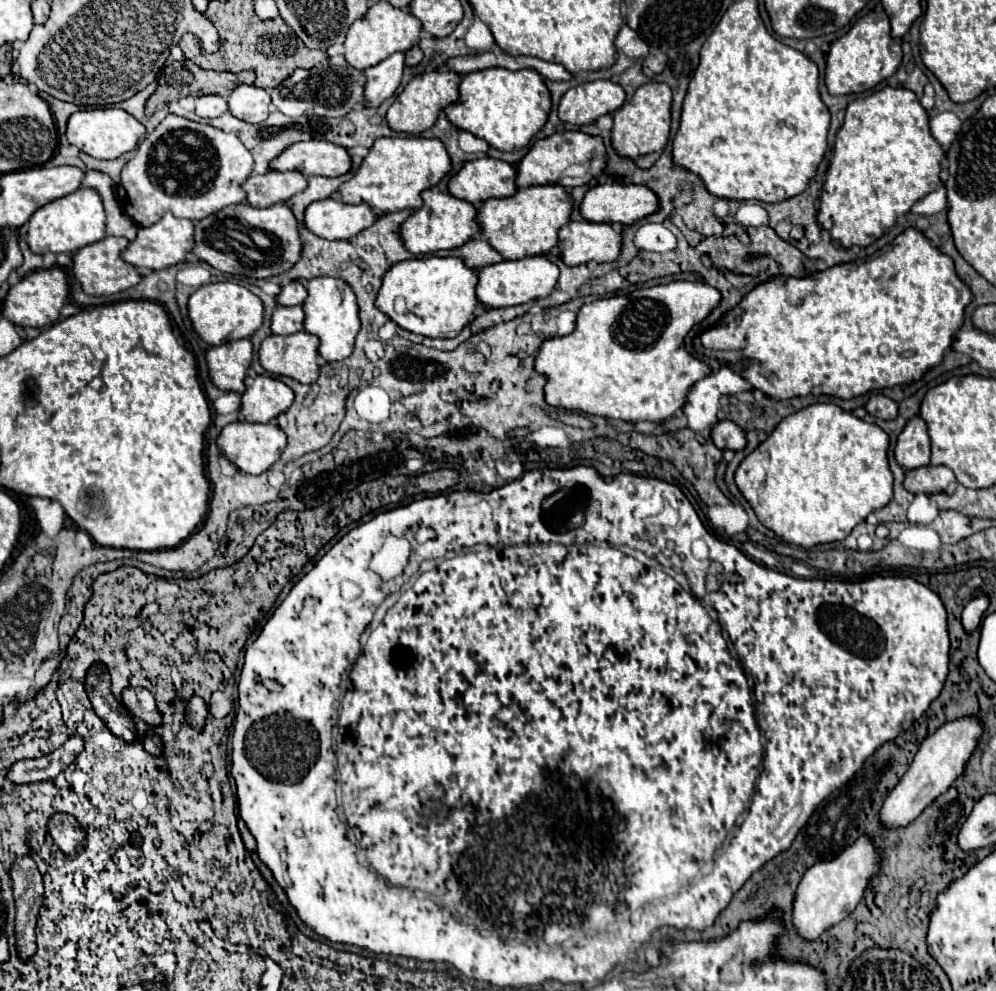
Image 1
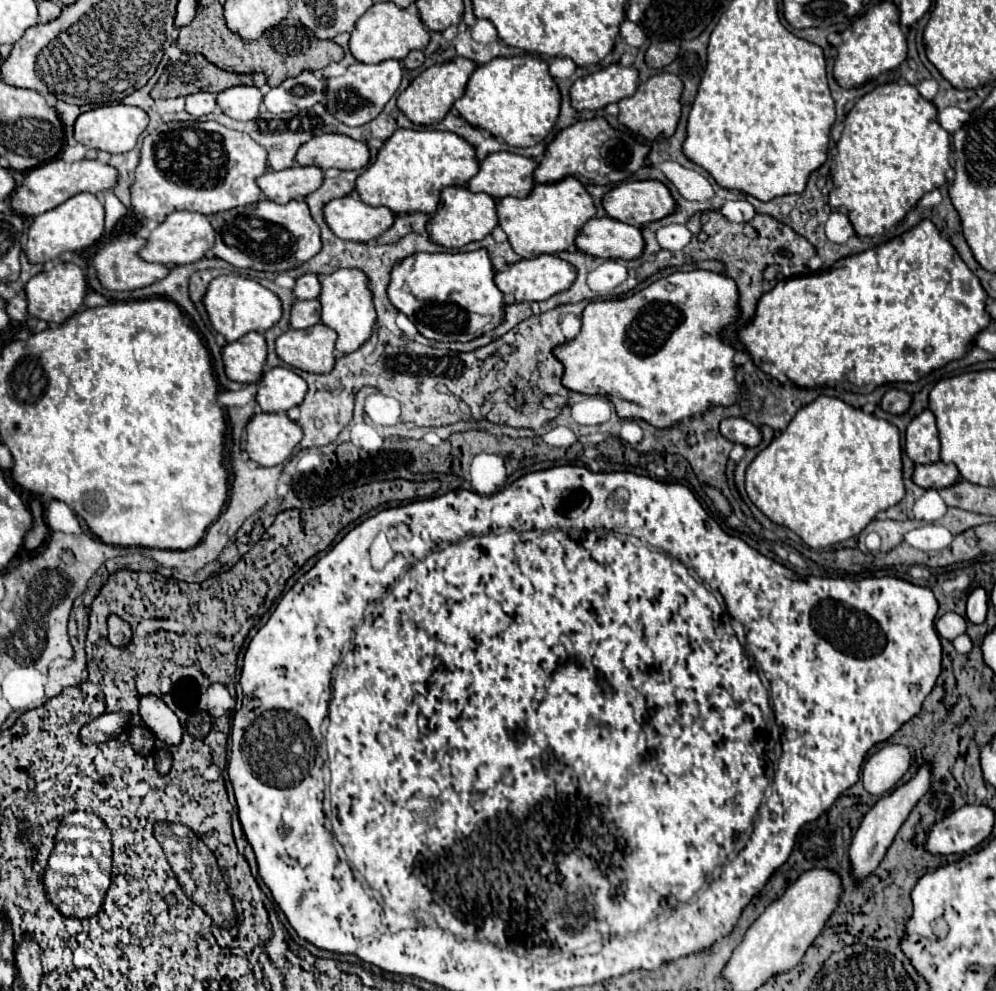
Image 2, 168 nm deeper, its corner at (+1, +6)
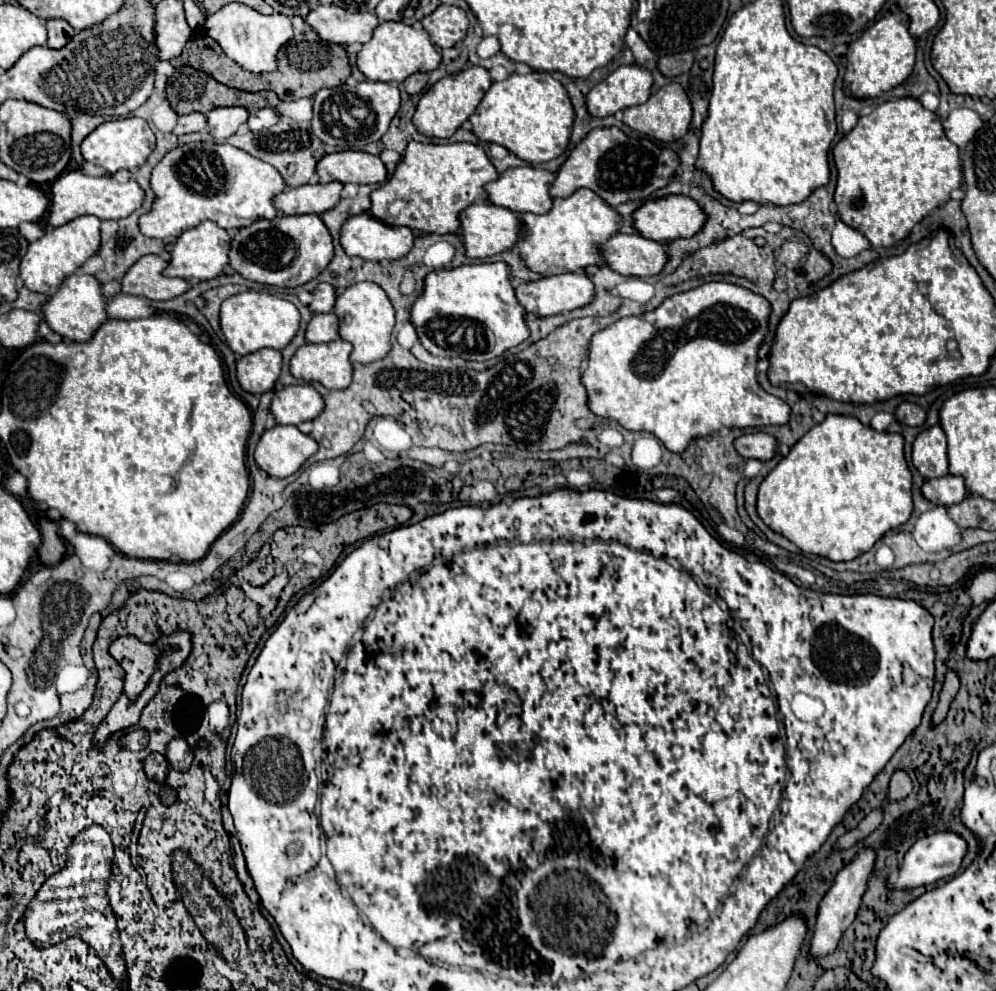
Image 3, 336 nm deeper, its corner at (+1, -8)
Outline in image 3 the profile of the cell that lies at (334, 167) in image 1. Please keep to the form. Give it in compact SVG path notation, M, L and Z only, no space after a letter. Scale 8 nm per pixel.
M338 151L318 161L316 175L320 183L382 183L386 179L386 167L376 155L364 151Z

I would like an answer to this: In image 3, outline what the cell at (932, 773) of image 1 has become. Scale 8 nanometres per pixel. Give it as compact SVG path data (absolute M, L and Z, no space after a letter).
M864 847L848 865L844 865L840 869L840 873L836 875L834 885L830 887L830 891L824 895L820 909L818 909L818 921L816 921L816 929L814 929L814 937L810 943L810 955L814 957L822 957L828 955L836 949L838 939L842 937L842 933L852 925L860 905L862 905L862 895L866 893L868 887L868 879L872 875L876 863L876 851L872 847Z

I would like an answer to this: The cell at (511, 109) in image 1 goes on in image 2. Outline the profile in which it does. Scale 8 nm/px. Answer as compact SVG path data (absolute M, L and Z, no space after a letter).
M496 57L474 71L464 97L454 107L470 125L502 137L508 145L532 147L544 141L554 129L560 113L560 91L548 73L548 63L540 57Z

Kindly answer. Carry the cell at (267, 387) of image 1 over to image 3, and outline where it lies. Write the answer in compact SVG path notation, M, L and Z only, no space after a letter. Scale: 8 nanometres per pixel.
M288 385L274 393L270 413L278 425L298 425L320 415L322 405L322 397L312 385Z

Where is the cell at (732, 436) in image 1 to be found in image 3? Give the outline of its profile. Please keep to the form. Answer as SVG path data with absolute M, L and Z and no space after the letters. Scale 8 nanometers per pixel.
M748 433L740 435L734 439L734 449L744 457L744 459L758 459L758 461L768 461L772 459L776 451L776 439L770 437L768 433Z

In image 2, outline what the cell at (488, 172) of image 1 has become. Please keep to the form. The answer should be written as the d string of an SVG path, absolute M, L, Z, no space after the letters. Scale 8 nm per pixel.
M492 153L480 163L478 175L468 181L474 193L488 193L494 199L528 197L536 185L534 169L538 163L514 153Z

